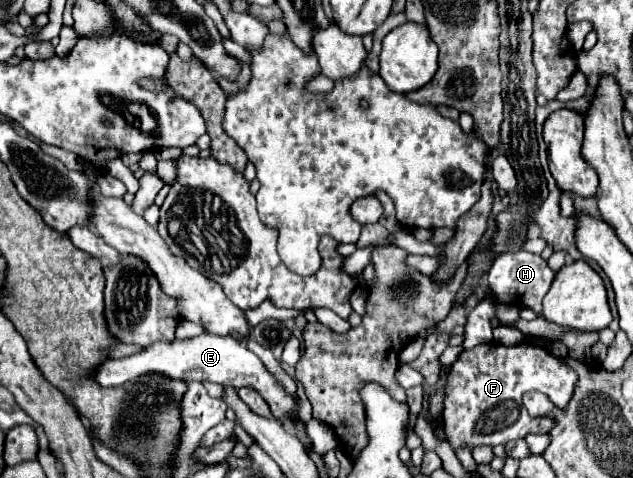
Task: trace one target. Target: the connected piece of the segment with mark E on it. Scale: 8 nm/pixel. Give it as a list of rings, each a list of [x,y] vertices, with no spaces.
[[[201,334],[197,338],[189,338],[189,340],[171,340],[171,342],[155,342],[147,348],[143,348],[139,354],[133,356],[125,356],[119,360],[107,360],[95,374],[95,380],[101,386],[121,386],[127,380],[133,380],[139,374],[145,372],[161,372],[173,380],[209,380],[215,384],[225,384],[225,386],[233,386],[235,390],[249,386],[255,388],[257,392],[261,392],[261,396],[267,400],[267,404],[271,406],[273,416],[283,422],[289,424],[289,416],[297,414],[297,402],[285,394],[285,390],[281,388],[281,384],[267,372],[267,368],[263,366],[263,362],[245,348],[245,344],[237,342],[235,338],[221,338],[221,336],[213,336],[213,334]]]

